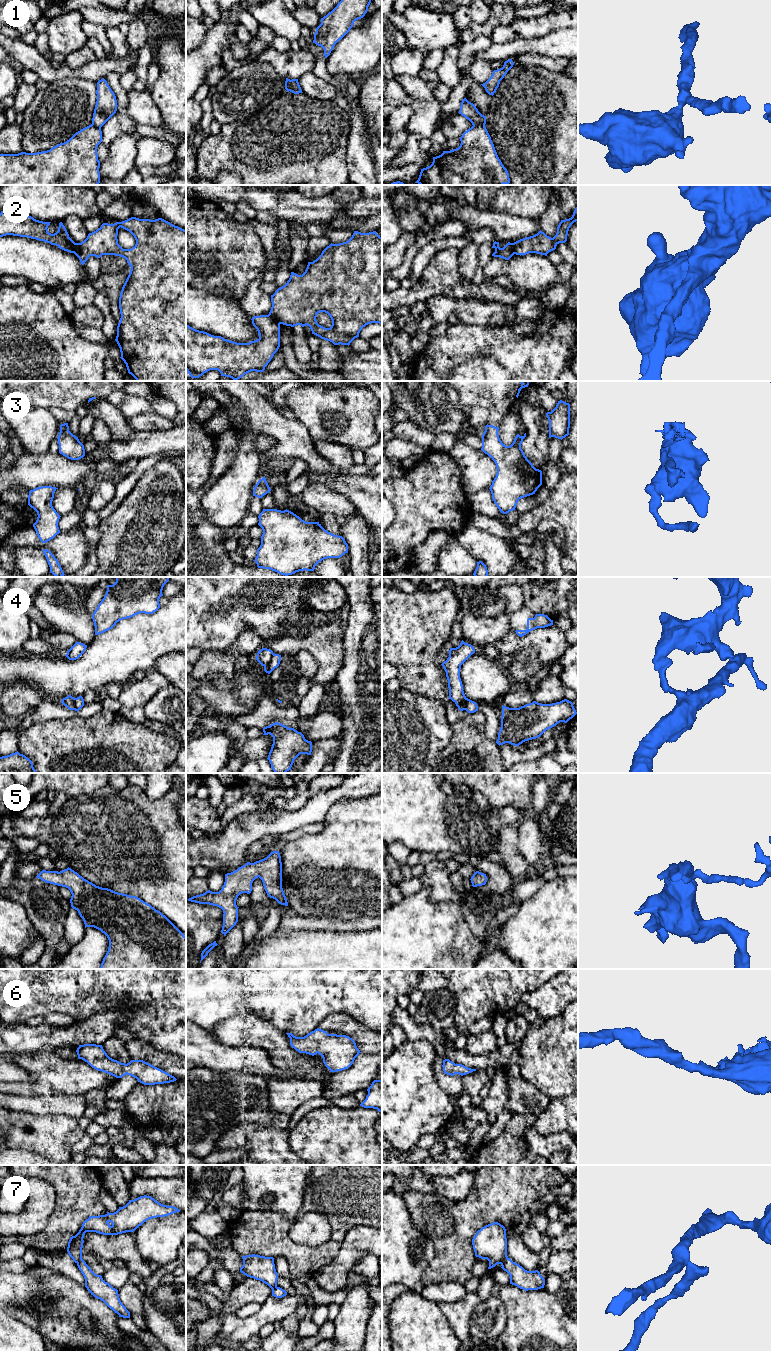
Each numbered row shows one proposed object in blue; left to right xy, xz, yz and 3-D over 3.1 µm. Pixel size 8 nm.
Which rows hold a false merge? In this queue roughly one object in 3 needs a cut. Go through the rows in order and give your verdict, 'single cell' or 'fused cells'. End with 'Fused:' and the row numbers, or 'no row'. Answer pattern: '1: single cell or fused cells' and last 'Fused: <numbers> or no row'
1: fused cells
2: fused cells
3: single cell
4: fused cells
5: single cell
6: single cell
7: fused cells
Fused: 1, 2, 4, 7

